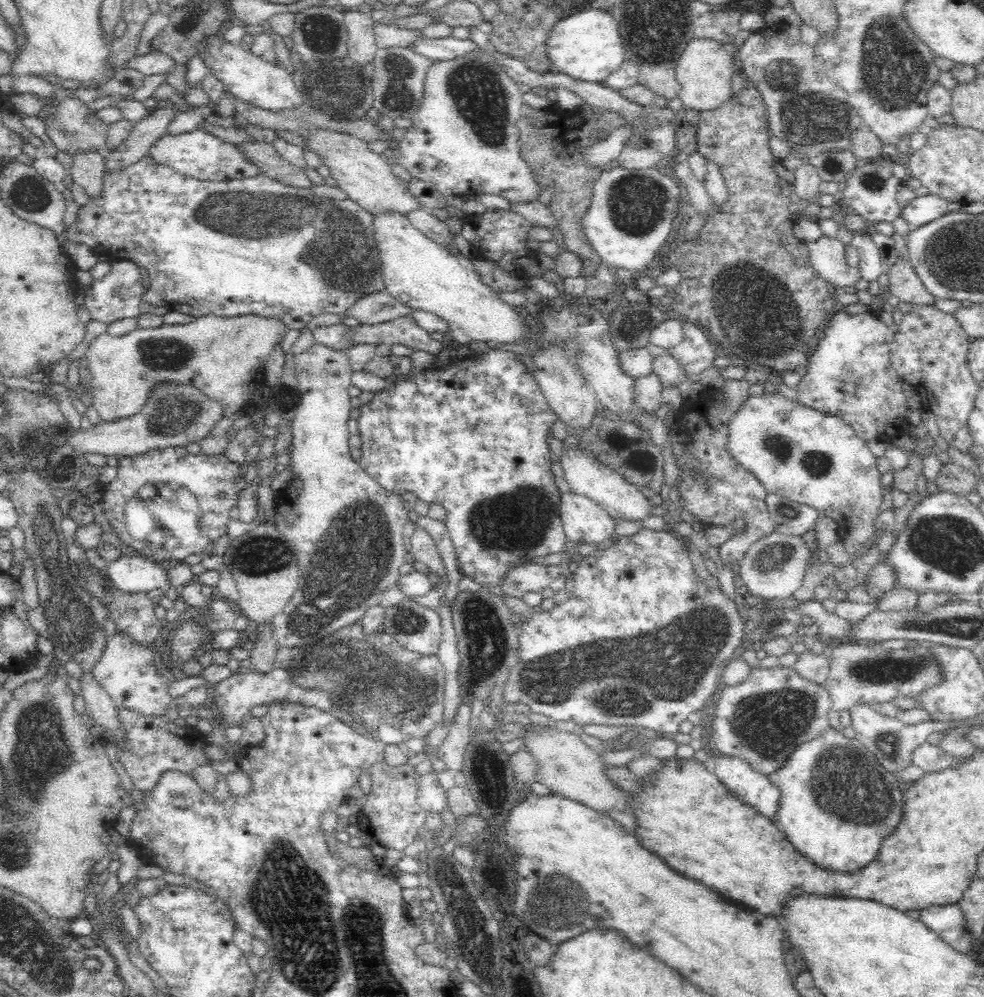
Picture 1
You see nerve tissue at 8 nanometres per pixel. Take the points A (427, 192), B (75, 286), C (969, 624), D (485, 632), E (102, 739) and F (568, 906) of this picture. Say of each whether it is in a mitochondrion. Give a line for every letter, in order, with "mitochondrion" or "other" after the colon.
A: other
B: other
C: mitochondrion
D: mitochondrion
E: other
F: mitochondrion

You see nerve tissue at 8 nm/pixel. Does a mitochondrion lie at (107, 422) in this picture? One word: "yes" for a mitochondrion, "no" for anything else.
no

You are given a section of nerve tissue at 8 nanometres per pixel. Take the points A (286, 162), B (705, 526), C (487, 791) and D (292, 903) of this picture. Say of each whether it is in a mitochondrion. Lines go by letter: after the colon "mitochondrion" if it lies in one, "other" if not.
A: other
B: other
C: other
D: mitochondrion

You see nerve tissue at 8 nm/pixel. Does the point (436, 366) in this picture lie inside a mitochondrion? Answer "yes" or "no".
no

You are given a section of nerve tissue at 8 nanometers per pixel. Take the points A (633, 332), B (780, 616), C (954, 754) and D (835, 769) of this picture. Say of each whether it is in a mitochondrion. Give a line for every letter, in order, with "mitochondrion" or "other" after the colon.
A: mitochondrion
B: other
C: other
D: mitochondrion

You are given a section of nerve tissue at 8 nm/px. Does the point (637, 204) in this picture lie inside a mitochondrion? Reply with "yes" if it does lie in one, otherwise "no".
yes

